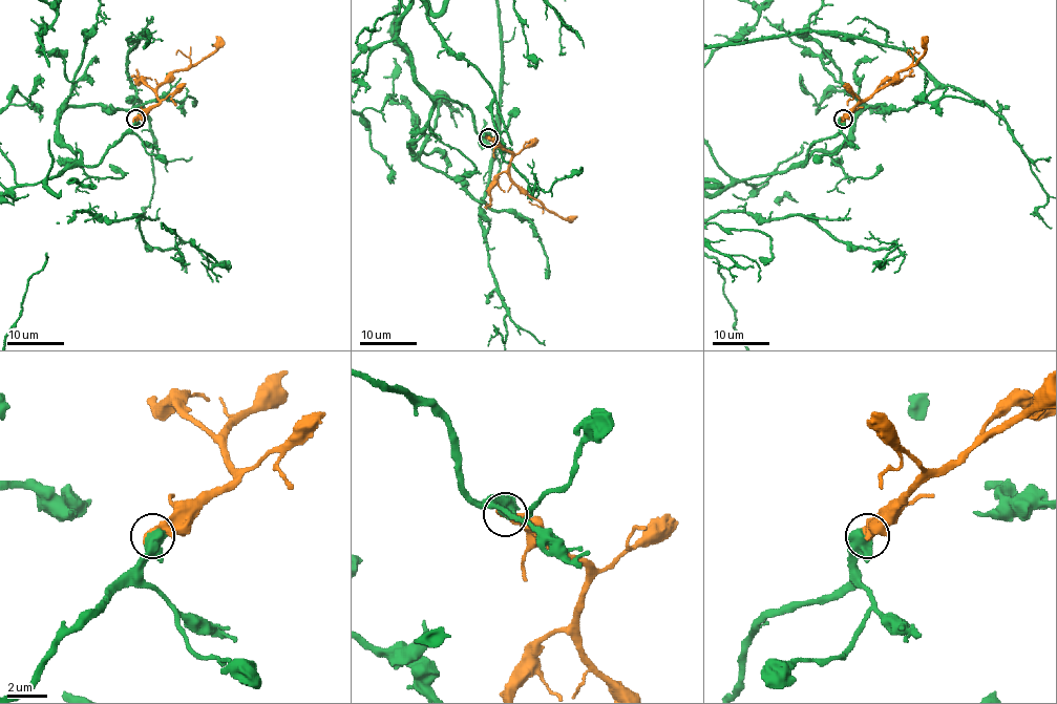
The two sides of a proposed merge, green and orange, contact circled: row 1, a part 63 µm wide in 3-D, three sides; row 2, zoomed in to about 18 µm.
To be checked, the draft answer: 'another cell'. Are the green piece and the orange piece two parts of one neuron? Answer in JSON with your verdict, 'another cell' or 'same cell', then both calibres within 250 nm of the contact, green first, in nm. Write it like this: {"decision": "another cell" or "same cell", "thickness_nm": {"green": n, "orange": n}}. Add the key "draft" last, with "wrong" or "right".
{"decision": "same cell", "thickness_nm": {"green": 550, "orange": 400}, "draft": "wrong"}

